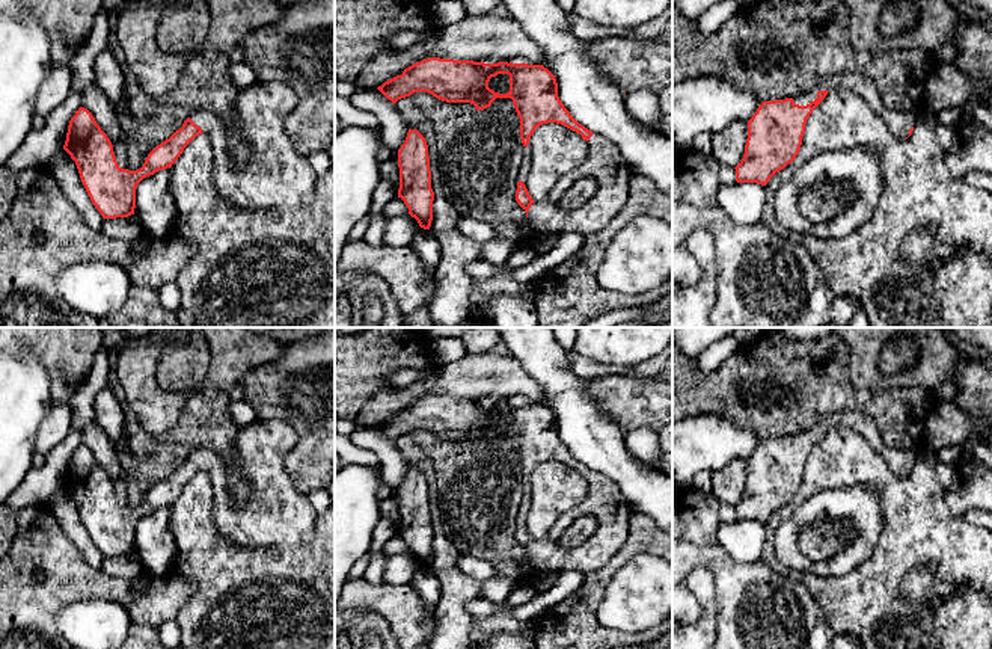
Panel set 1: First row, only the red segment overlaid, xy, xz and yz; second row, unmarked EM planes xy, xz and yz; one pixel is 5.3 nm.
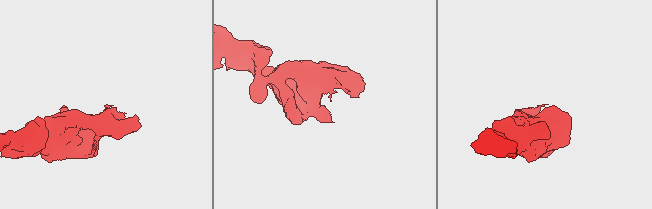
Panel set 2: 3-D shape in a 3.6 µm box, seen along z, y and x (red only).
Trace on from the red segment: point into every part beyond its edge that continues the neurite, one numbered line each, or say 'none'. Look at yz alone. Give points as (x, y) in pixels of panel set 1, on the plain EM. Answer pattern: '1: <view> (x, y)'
1: yz (899, 461)

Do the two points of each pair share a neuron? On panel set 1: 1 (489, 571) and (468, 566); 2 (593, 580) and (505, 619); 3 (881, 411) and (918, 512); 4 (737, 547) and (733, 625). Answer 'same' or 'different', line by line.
1: same
2: different
3: different
4: different

